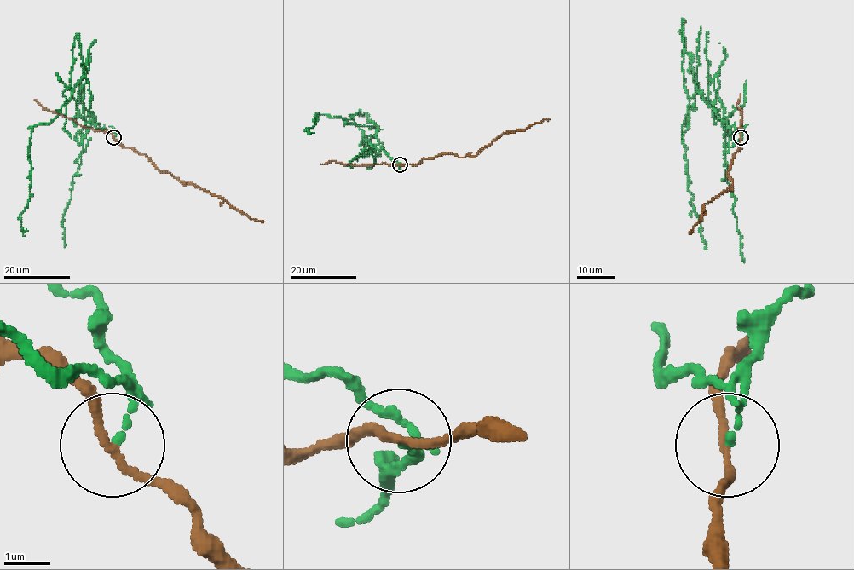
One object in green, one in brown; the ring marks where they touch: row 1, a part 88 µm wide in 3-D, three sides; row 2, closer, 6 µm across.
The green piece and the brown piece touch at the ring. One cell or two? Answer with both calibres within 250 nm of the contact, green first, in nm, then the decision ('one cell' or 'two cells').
130 nm thick on the green side, 160 nm on the other; two cells

